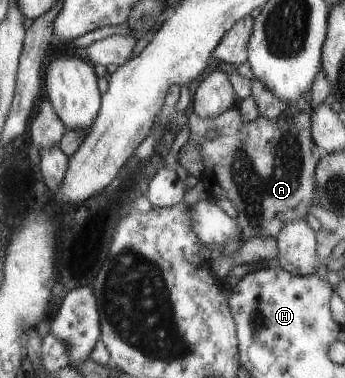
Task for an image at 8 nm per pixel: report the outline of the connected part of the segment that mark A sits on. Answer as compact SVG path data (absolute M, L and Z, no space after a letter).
M236 105L215 115L213 119L197 119L195 129L215 130L218 135L201 143L202 175L215 178L215 183L227 193L237 209L237 224L243 235L272 237L291 221L307 217L315 191L315 167L323 153L313 142L310 133L310 117L306 110L293 117L282 115L273 119L255 119L241 123Z

